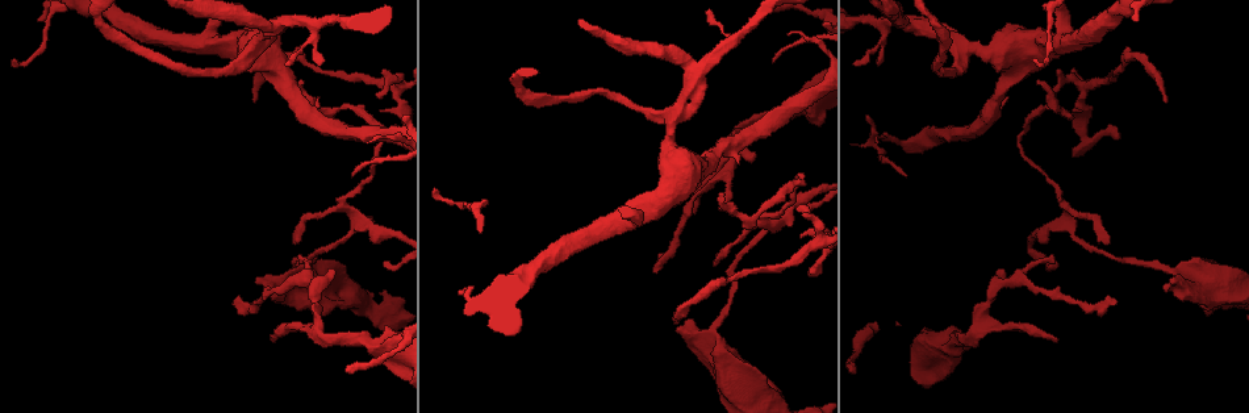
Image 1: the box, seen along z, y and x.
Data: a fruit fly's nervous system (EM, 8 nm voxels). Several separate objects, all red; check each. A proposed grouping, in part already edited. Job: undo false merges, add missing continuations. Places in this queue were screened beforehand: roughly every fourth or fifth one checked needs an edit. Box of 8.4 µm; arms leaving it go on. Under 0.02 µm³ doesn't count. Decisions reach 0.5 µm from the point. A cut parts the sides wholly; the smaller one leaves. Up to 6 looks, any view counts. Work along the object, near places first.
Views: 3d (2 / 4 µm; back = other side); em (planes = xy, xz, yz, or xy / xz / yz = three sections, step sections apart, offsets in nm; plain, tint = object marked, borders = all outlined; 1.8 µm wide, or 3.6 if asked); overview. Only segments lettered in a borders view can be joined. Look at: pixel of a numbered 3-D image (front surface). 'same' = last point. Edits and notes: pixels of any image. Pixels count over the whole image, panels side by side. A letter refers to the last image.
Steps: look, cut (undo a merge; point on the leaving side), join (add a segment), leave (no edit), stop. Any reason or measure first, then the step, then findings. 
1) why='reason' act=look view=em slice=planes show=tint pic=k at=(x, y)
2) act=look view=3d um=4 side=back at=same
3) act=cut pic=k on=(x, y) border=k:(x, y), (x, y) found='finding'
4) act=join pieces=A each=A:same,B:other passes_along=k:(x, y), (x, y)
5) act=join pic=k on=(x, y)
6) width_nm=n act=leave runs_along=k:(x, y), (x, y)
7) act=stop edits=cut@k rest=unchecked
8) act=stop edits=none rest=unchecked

why='branch stops here' act=look view=em slice=planes show=borders pic=1 at=(1117, 302)

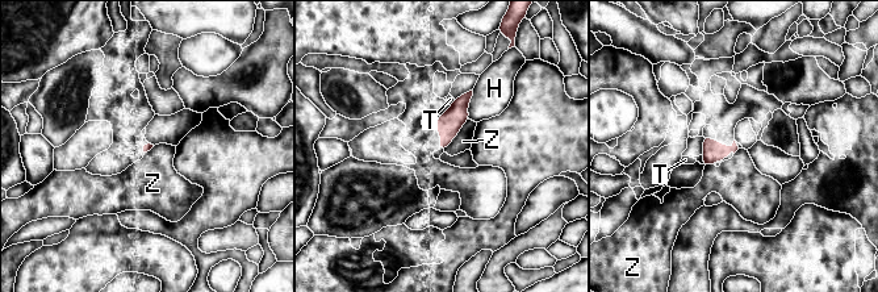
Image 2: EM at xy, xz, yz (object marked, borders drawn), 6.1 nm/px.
act=leave each=H:other,T:other,Z:other border=2:(468, 119), (444, 150) found='none of them fits'

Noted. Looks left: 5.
why='abrupt turn' act=look view=em slice=planes show=tint pic=1 at=(997, 284)

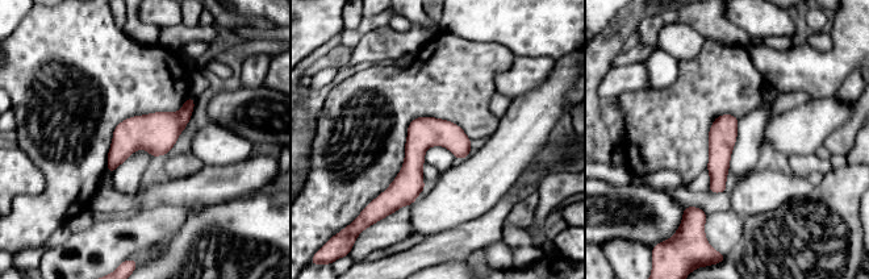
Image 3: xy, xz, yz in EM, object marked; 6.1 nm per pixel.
why='what lies round it' act=look view=em slice=planes show=borders at=same

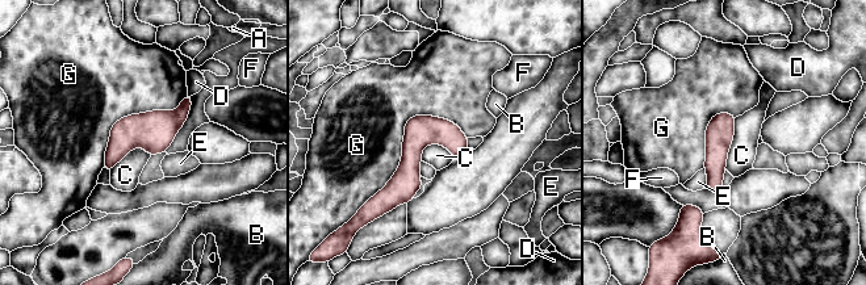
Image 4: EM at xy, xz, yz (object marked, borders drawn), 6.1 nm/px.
longest_contact=G:750nm act=leave each=A:other,B:other,C:other,D:other,E:other,F:other,G:other border=4:(736, 117), (732, 143), (724, 168) found='continuous, no second cell'

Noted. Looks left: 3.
why='an open end' act=look view=3d um=2 pic=1 at=(1166, 101)

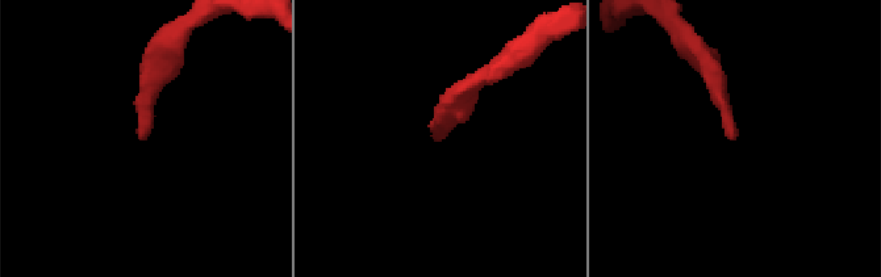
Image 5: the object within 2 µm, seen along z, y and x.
why='shape alone is not enough' act=look view=em slice=planes show=plain pic=5 at=(733, 129)

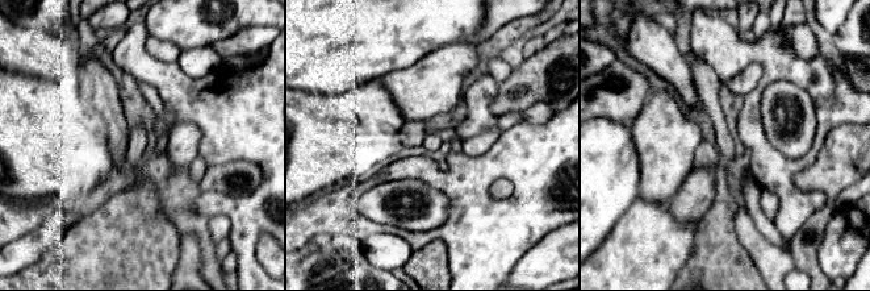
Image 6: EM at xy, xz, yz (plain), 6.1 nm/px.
act=look view=em slice=planes show=borders at=same

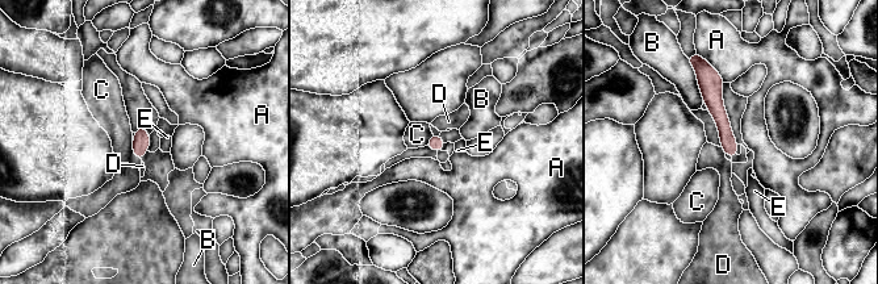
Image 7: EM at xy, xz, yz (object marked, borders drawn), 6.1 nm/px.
width_nm=90 longest_contact=B:240nm act=leave each=A:other,B:other,C:other,D:other,E:other found='none of them fits'

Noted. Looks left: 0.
act=stop edits=none rest=unchecked

